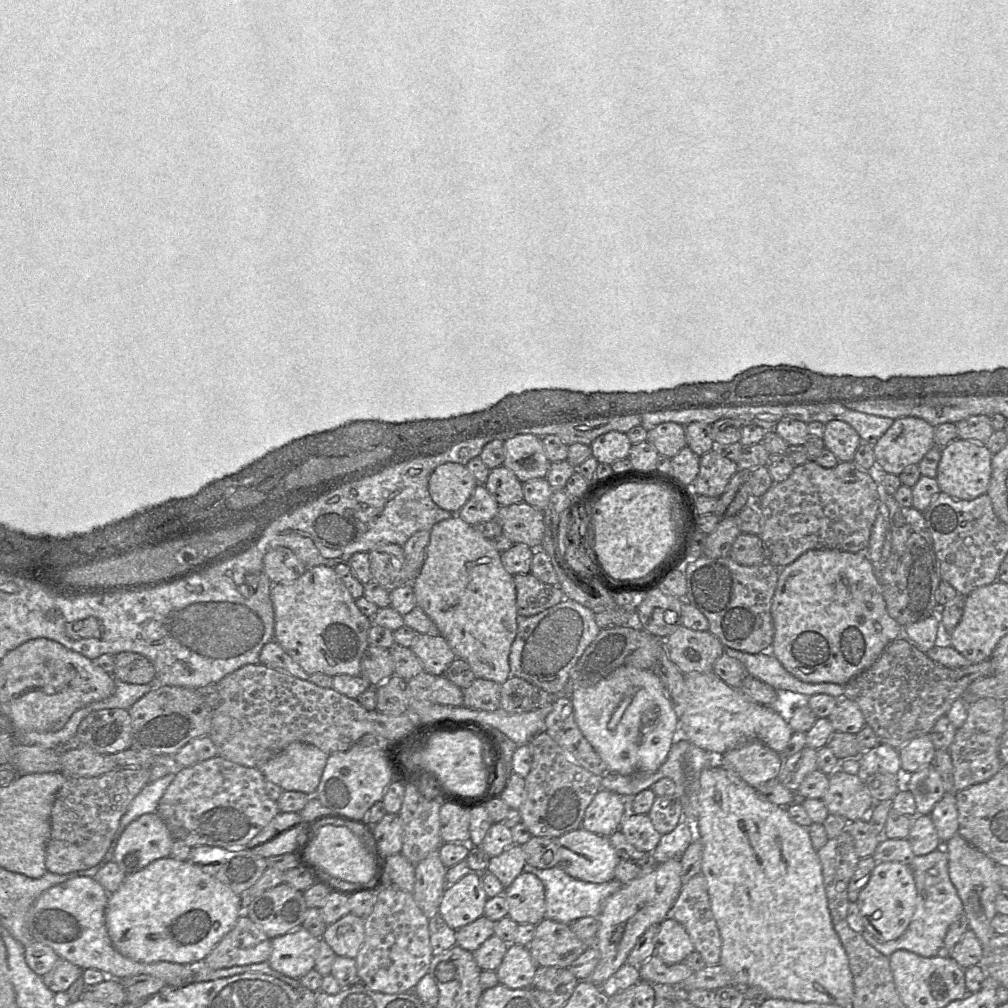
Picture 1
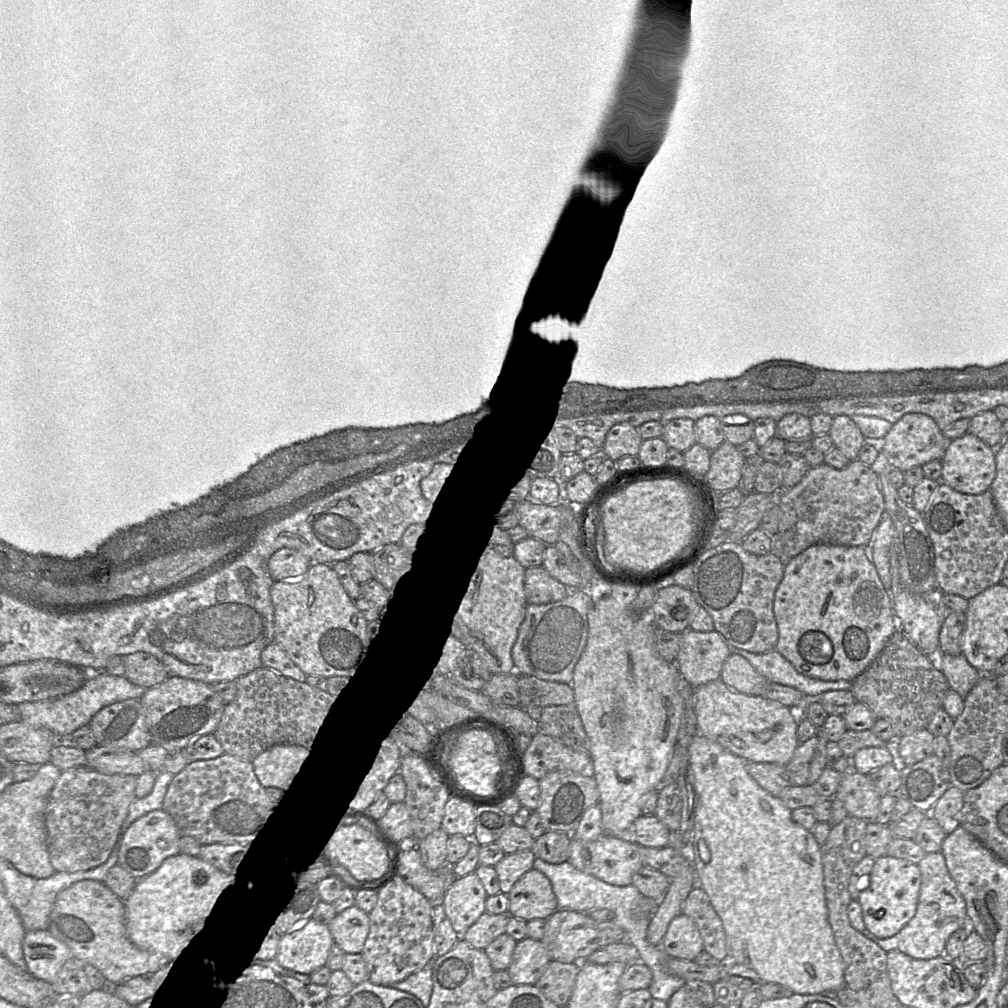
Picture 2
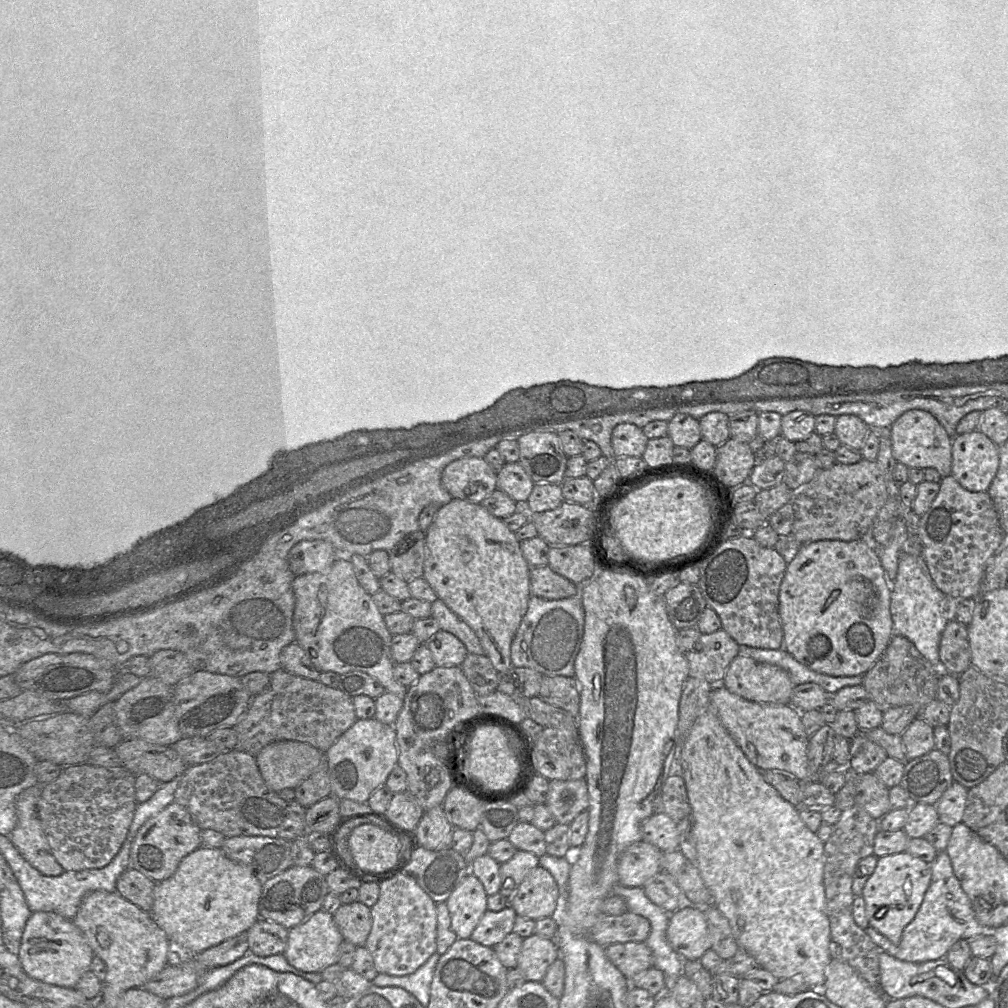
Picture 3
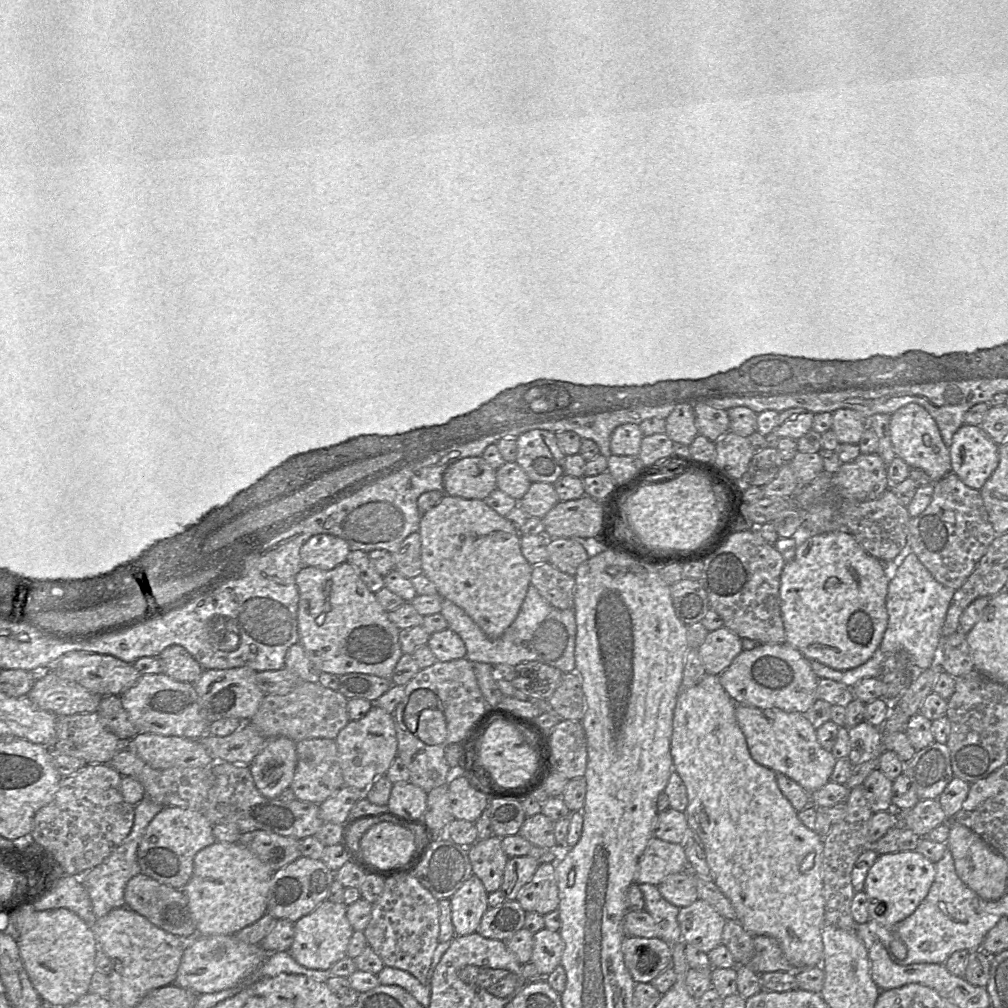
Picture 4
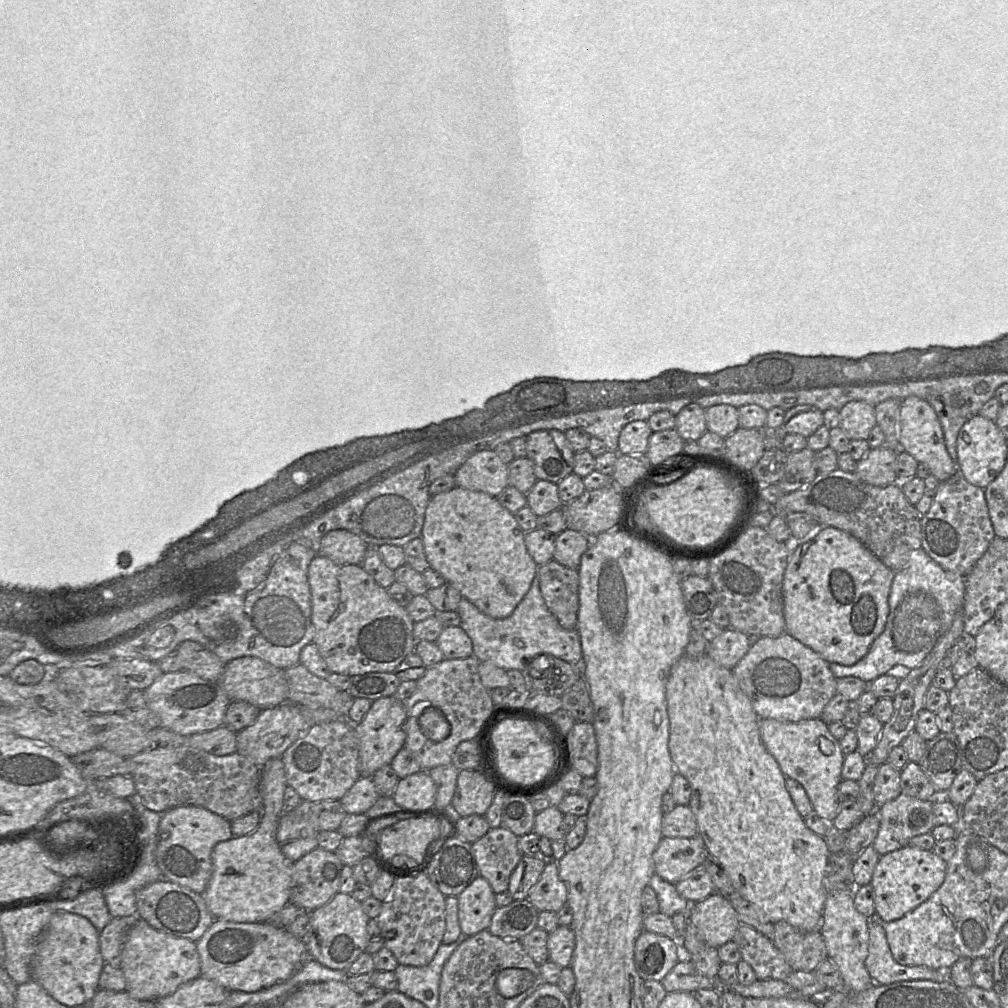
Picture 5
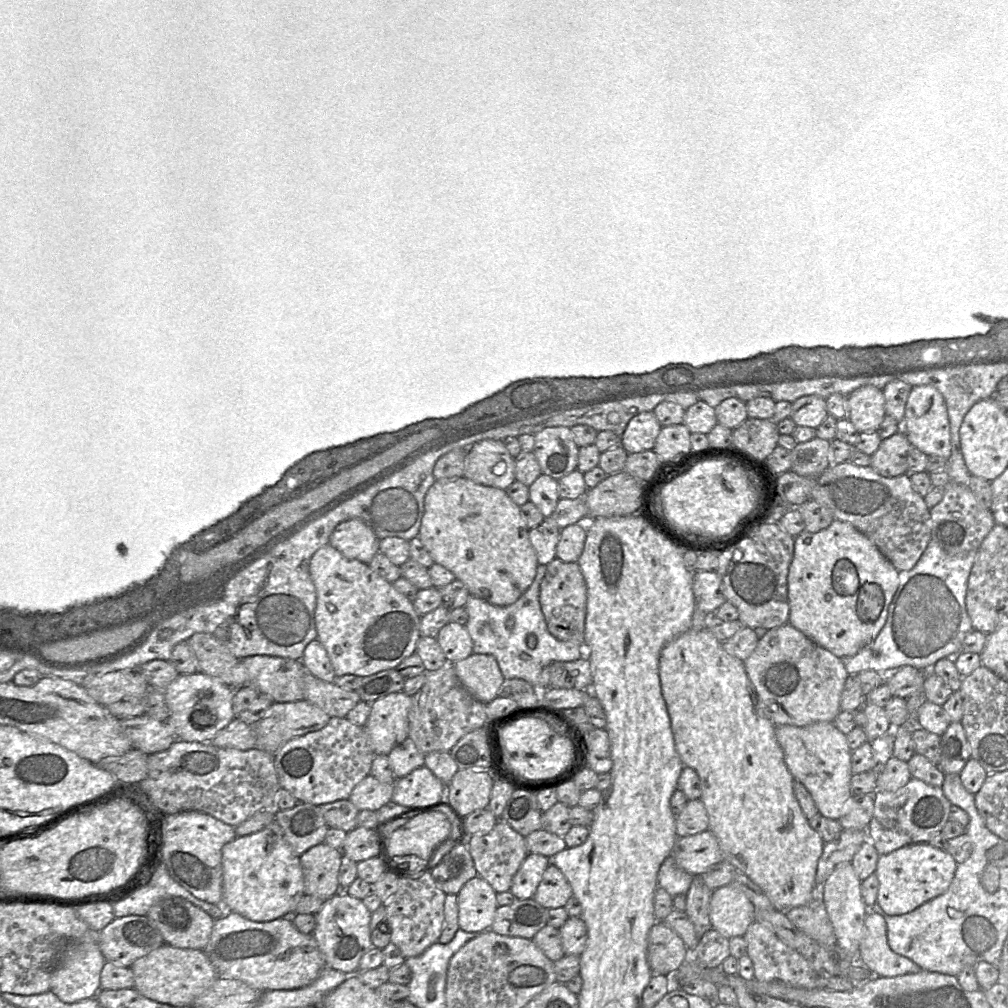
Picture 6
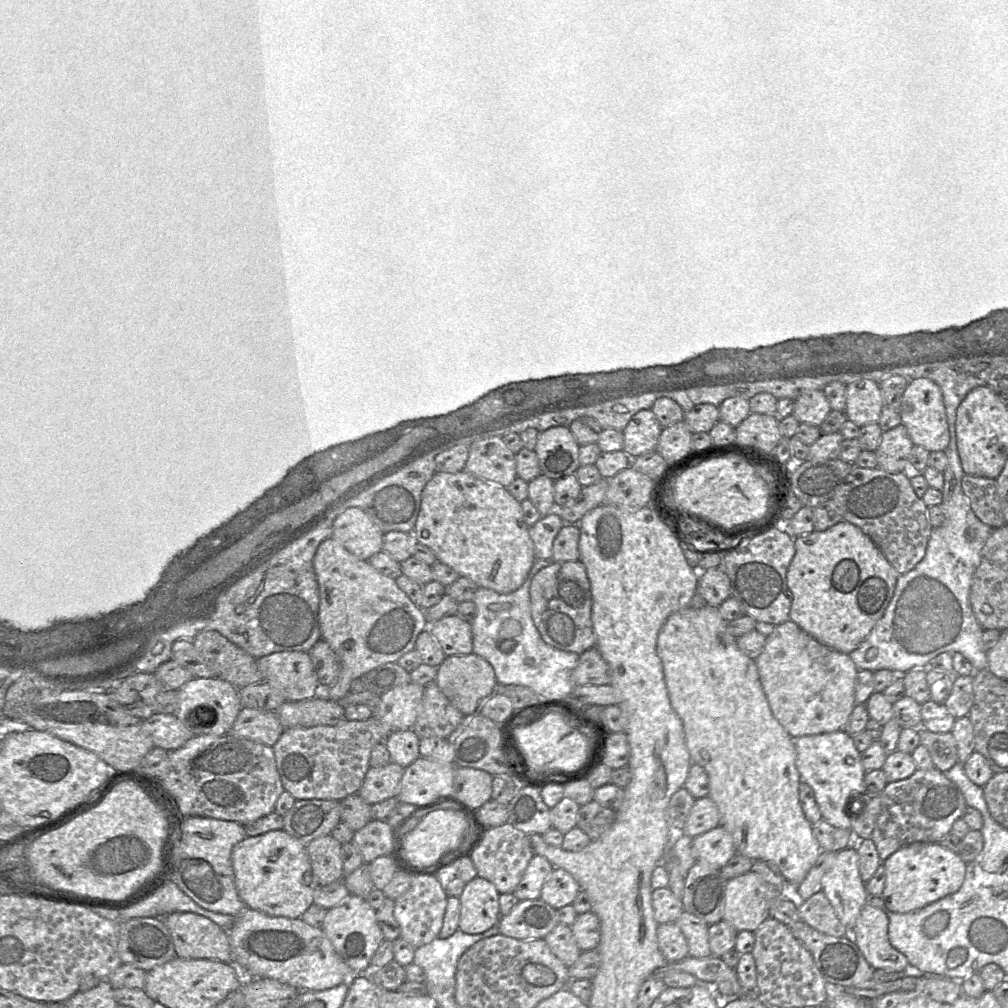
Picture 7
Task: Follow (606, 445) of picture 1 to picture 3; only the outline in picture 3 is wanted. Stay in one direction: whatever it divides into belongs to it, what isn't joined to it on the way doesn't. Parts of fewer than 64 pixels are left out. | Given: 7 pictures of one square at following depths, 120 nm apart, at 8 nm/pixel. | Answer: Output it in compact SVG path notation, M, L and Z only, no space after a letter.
M629 423L617 425L612 432L611 444L616 457L642 457L648 438L642 429Z

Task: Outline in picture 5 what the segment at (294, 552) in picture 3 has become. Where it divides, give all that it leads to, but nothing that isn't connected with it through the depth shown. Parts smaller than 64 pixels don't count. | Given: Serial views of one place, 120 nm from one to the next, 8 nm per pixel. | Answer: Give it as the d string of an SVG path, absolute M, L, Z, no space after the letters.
M338 529L330 531L322 538L319 555L336 564L360 565L368 547L356 534Z

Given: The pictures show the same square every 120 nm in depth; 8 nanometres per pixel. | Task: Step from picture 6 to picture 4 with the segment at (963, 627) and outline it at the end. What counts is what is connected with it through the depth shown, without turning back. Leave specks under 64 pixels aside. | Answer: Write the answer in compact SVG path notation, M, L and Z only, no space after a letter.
M910 553L898 567L894 578L889 581L886 596L888 625L882 641L872 657L864 664L846 671L835 670L818 661L810 661L818 678L841 682L849 688L865 678L880 678L885 658L898 651L908 653L912 662L926 670L938 661L942 628L955 590L937 582L917 555Z

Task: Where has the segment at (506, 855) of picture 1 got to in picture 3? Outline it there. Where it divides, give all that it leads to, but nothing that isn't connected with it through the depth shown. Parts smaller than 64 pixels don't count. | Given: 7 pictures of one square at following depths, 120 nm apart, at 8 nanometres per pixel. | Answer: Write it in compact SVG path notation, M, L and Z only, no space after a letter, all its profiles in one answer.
M517 850L515 855L500 865L500 893L508 900L527 874L539 865L539 857L531 852Z

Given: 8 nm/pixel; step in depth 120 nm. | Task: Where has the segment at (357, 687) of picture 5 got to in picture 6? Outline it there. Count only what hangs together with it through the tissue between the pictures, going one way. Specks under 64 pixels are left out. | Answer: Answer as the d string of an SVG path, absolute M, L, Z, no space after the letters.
M395 668L383 670L369 676L357 676L357 689L362 701L370 705L378 698L403 690L405 680Z

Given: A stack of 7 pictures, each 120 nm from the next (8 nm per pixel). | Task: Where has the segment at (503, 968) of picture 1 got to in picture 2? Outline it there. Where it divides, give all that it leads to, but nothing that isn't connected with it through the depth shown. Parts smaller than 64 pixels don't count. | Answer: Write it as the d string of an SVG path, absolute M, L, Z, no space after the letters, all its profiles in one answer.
M525 937L517 942L507 972L515 986L535 985L551 961L541 941Z

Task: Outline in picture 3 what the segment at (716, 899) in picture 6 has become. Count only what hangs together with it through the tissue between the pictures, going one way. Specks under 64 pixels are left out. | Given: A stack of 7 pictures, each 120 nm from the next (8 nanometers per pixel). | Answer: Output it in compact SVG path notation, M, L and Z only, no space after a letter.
M689 903L670 914L666 937L671 948L684 960L699 960L711 949L703 909Z

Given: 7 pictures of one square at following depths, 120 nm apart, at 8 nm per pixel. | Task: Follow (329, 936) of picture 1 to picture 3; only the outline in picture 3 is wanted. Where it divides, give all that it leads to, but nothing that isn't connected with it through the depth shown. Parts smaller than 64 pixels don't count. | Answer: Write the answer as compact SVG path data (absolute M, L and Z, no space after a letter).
M360 901L342 904L333 915L344 941L356 947L365 945L372 927L371 908Z

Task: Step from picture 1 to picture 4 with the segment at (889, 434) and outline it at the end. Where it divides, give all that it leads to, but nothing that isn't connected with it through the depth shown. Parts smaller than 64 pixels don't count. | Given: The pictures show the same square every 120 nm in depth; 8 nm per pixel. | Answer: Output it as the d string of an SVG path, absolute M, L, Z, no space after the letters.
M909 403L891 414L890 439L896 457L903 459L910 467L922 469L932 480L939 481L951 472L949 449L935 420L921 405Z

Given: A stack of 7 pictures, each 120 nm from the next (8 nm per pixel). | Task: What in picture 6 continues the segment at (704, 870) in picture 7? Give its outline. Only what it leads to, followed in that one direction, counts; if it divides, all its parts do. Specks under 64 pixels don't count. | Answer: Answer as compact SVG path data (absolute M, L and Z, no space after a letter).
M694 876L690 888L685 895L685 913L693 923L699 938L701 938L705 932L712 929L709 919L712 893L713 891L704 884L699 876Z

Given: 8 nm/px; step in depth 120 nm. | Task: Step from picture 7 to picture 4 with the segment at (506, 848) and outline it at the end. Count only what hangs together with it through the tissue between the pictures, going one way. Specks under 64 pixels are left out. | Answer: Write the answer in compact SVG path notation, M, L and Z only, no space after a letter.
M493 835L467 847L473 875L481 880L489 894L500 890L509 860L502 849L501 839Z

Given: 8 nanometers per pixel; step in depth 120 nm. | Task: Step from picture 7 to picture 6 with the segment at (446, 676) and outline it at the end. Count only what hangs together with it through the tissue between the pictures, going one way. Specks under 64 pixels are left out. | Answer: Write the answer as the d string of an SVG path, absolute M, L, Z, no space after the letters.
M472 653L454 663L455 673L467 692L476 700L488 704L497 697L504 681L493 655Z

